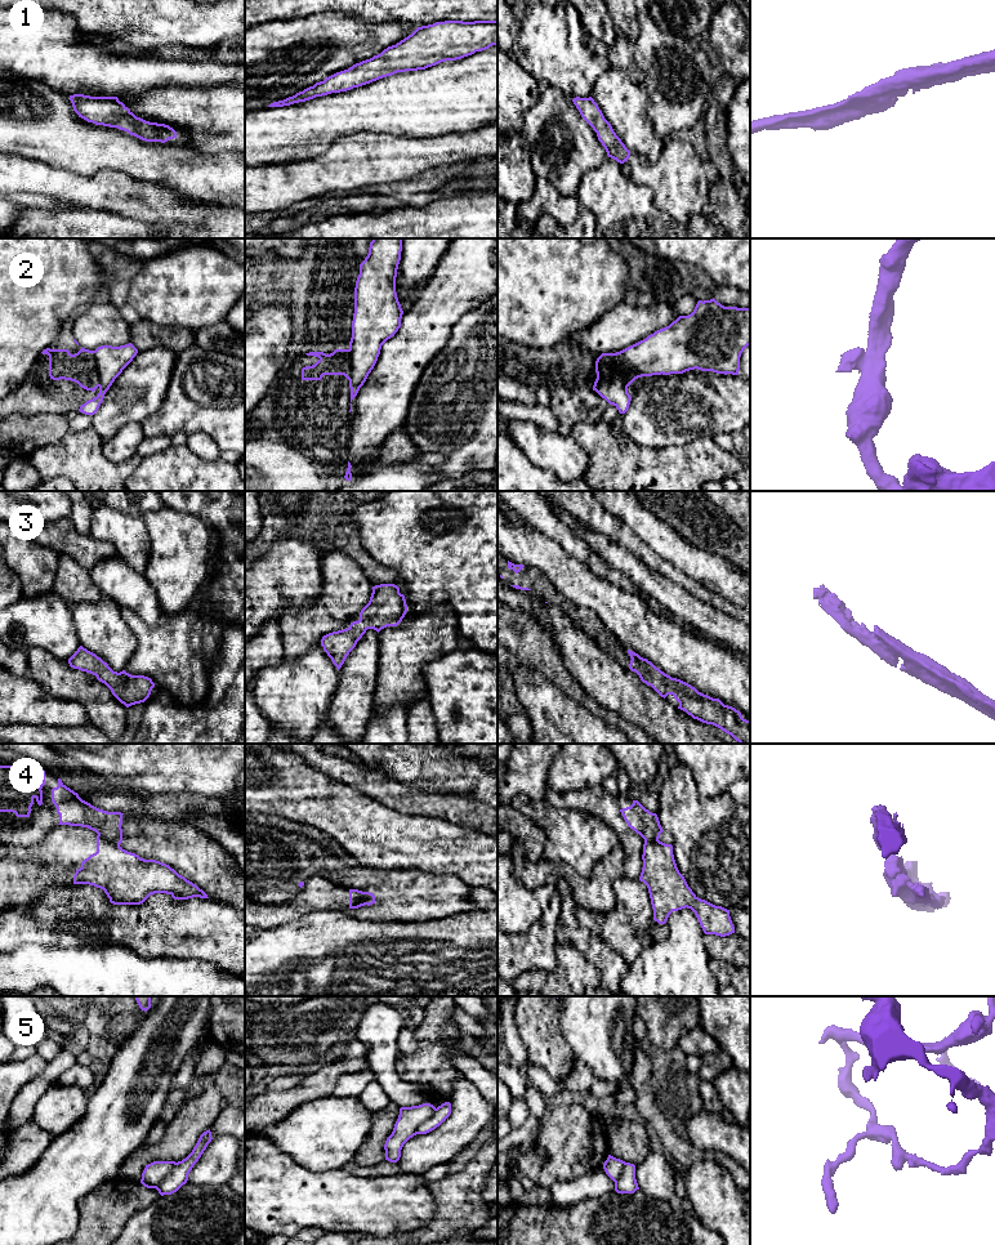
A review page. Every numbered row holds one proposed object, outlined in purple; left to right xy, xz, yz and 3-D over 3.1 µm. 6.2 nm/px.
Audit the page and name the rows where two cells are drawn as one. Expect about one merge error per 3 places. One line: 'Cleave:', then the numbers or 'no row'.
Cleave: 2, 4, 5

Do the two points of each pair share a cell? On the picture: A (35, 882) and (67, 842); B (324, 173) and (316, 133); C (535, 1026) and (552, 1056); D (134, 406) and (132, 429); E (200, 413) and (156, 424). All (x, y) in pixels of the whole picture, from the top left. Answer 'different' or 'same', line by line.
A: same
B: different
C: same
D: different
E: same

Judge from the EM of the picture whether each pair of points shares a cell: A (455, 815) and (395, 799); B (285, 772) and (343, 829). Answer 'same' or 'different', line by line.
A: same
B: same

